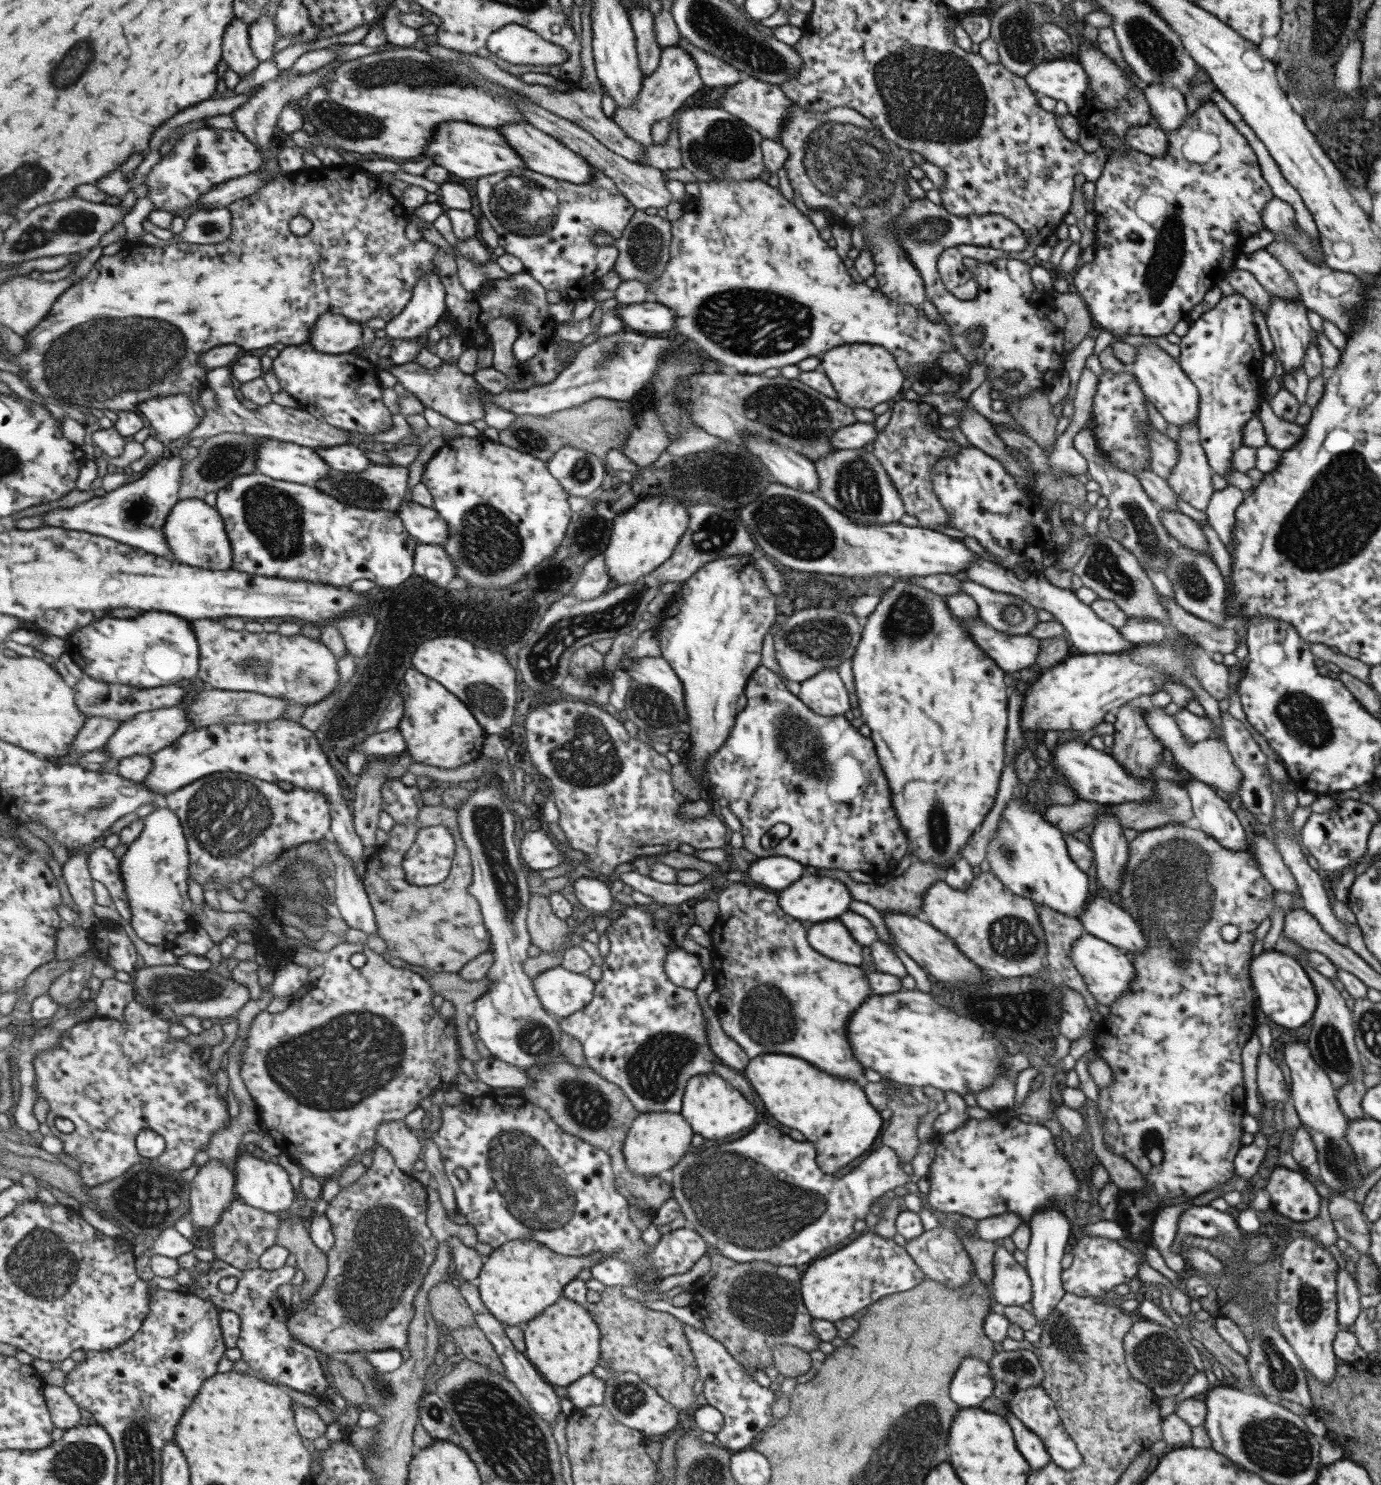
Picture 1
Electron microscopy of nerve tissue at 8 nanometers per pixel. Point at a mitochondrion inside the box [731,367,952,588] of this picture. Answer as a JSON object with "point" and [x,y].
{"point":[790,524]}

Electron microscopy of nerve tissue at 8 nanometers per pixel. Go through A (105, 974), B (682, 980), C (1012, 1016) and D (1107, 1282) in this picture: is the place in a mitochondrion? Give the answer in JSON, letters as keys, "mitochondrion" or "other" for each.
{"A":"other","B":"other","C":"mitochondrion","D":"other"}

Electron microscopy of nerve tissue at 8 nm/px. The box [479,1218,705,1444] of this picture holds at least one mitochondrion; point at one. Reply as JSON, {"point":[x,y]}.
{"point":[628,1398]}

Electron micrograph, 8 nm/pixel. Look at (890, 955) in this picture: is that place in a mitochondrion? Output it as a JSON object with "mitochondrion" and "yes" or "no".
{"mitochondrion":"no"}

